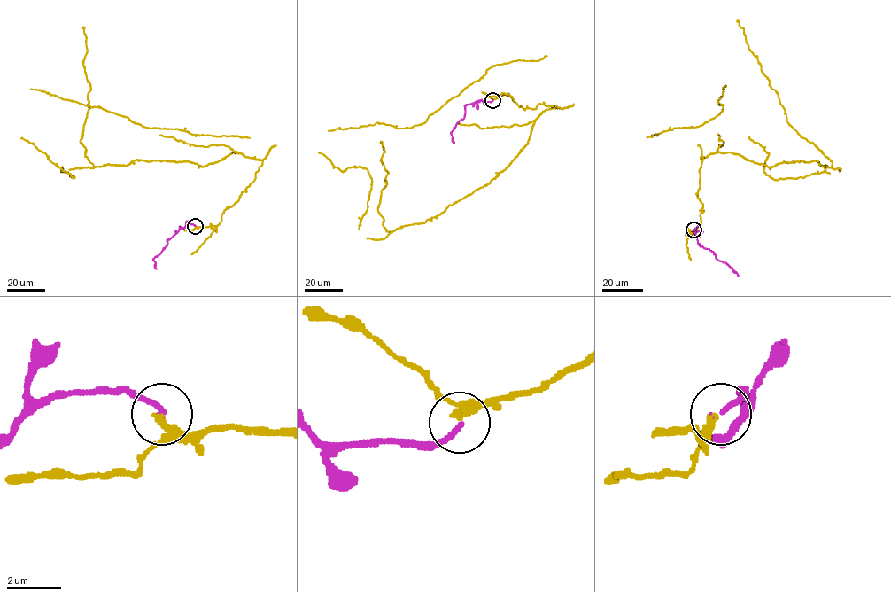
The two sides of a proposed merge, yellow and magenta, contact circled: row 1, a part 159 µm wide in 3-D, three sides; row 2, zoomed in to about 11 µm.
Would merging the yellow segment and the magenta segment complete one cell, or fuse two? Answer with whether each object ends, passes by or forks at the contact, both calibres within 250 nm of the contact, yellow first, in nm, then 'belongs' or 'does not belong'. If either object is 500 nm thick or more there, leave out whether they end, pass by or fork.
yellow passes by; magenta ends there; 190 nm thick on the yellow side, 200 nm on the other; belongs

